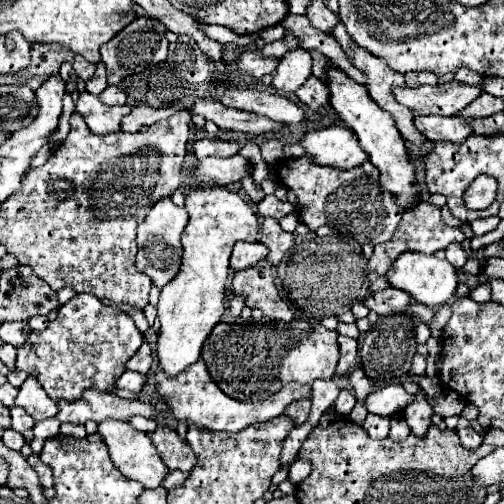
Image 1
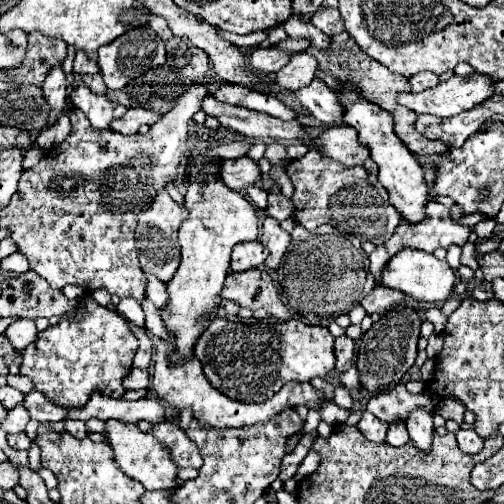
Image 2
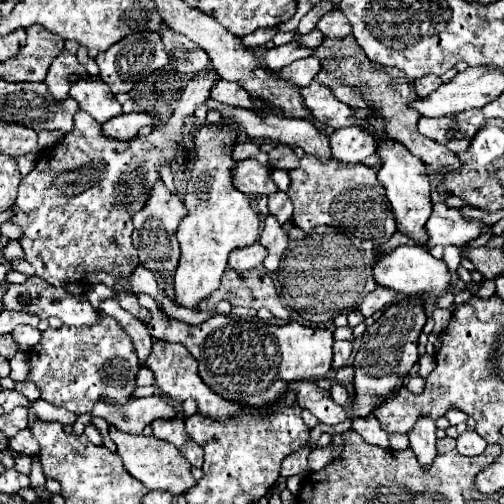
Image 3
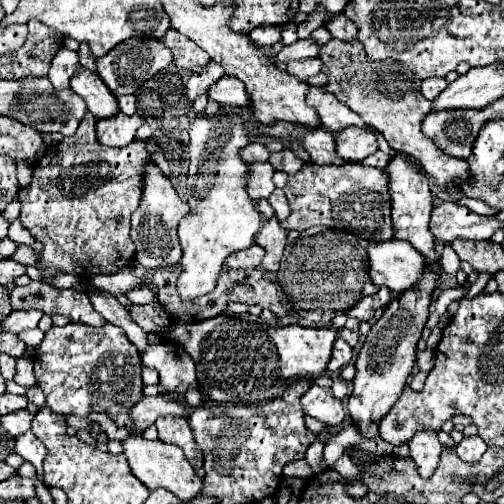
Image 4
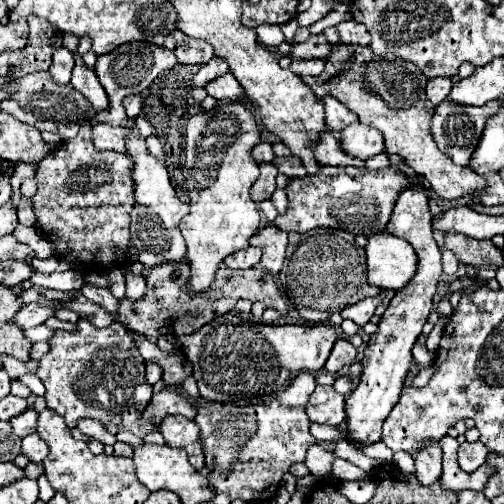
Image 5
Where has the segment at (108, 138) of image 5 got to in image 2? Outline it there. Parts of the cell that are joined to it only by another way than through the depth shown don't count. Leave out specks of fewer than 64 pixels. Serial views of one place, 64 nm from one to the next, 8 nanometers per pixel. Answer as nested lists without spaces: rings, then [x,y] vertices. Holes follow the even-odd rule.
[[[130,108],[120,120],[112,122],[112,130],[120,132],[120,134],[136,134],[140,126],[144,124],[154,124],[156,120],[160,120],[160,112],[148,110],[148,108]]]

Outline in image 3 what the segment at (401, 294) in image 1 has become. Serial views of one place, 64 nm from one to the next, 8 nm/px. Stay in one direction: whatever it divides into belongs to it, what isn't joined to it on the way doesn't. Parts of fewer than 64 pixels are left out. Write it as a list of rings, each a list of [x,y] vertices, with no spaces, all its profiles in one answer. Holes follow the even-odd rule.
[[[376,286],[374,292],[370,292],[368,296],[364,296],[364,300],[362,300],[362,304],[360,304],[358,310],[368,318],[368,316],[372,316],[378,310],[386,310],[396,300],[398,300],[398,294],[394,290],[384,288],[384,286]]]

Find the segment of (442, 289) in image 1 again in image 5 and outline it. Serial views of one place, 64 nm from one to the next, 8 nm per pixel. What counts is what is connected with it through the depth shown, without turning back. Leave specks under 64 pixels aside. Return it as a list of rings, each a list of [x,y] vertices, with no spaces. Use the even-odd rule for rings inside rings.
[[[376,234],[366,244],[368,284],[384,290],[402,290],[418,270],[414,248],[390,234]]]

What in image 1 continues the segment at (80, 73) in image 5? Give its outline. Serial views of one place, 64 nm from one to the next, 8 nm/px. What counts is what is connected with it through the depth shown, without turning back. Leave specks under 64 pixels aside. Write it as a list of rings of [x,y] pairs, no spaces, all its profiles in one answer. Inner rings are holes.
[[[82,92],[76,102],[76,112],[80,112],[88,124],[88,128],[98,134],[112,134],[120,132],[120,122],[124,116],[132,112],[132,106],[106,106],[96,96]]]

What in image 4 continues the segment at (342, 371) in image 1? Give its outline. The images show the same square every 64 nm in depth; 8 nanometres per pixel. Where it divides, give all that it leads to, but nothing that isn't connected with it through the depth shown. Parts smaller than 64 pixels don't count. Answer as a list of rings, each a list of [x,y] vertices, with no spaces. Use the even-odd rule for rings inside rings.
[[[336,338],[334,350],[332,350],[332,360],[328,362],[328,370],[338,372],[340,368],[344,368],[352,360],[352,354],[354,354],[352,346],[348,346],[342,338]]]

